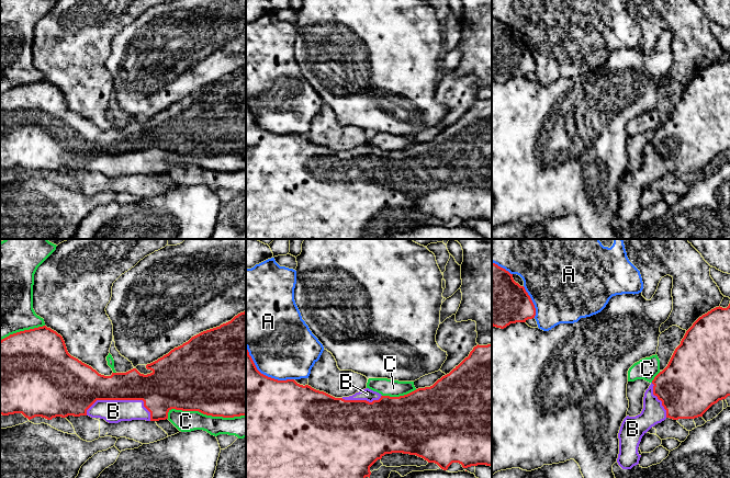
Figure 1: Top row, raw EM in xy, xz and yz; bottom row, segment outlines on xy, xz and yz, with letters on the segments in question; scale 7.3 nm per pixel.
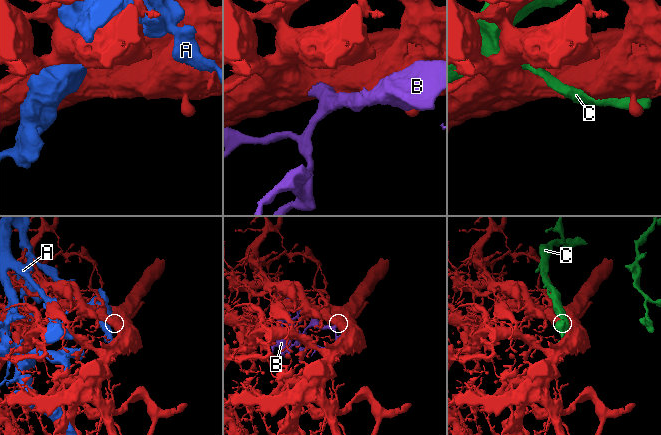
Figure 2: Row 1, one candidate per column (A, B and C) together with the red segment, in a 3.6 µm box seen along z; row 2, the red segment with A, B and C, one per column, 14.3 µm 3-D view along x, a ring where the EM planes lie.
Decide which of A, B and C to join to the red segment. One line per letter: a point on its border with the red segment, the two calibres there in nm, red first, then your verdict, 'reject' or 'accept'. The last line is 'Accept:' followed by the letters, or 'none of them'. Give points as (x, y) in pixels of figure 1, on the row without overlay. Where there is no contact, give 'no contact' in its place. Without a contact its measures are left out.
A: xz (262, 128) | 500/480 nm | reject
B: xy (122, 154) | 240/180 nm | accept
C: xy (206, 169) | 500/160 nm | reject
Accept: B

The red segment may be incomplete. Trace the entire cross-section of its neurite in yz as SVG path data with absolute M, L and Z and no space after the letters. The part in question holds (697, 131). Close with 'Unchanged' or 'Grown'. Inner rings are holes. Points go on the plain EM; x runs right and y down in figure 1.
M730 58L727 62L716 61L699 71L686 86L681 99L675 103L667 121L660 126L644 147L643 163L636 171L627 170L620 181L618 219L622 224L631 224L639 218L641 209L638 202L642 191L655 179L666 172L695 173L703 169L719 155L730 150Z. Grown

